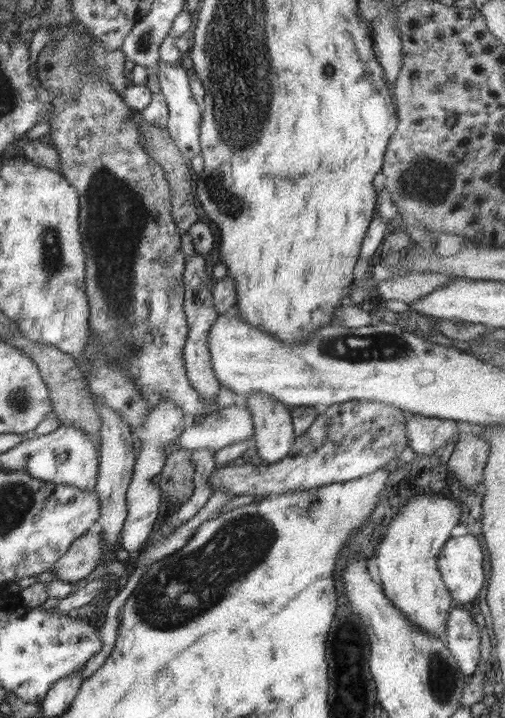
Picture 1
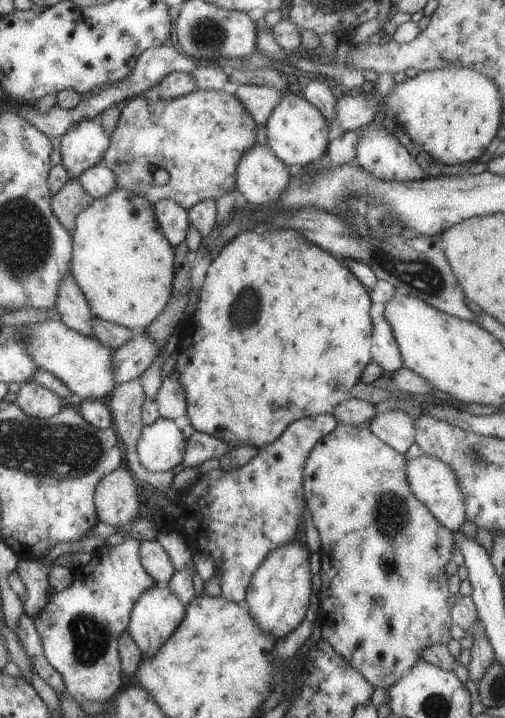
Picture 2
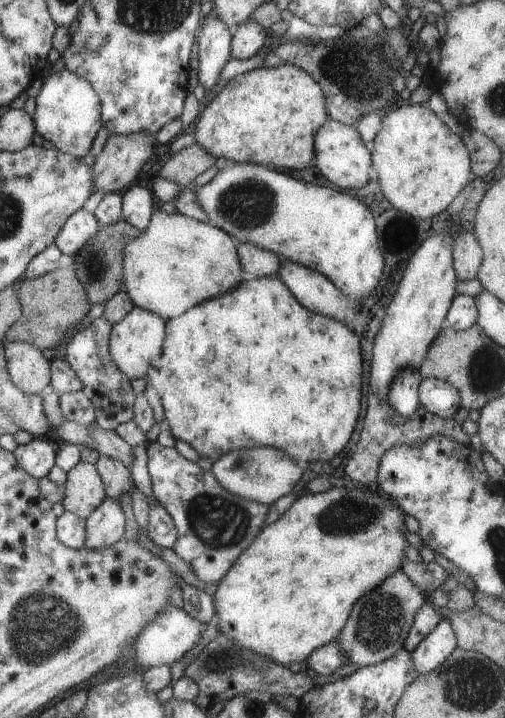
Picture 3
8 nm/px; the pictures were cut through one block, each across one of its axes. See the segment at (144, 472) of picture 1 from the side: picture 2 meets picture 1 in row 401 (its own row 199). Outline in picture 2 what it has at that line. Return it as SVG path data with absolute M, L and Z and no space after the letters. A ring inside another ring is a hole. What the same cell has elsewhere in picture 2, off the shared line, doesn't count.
M163 199L153 205L153 212L155 213L156 221L158 222L164 237L168 240L168 243L174 246L175 249L186 250L187 246L185 245L185 239L191 224L187 211L183 207L176 205L174 200Z

